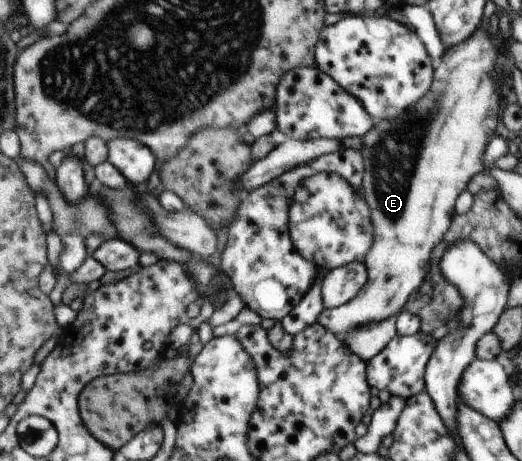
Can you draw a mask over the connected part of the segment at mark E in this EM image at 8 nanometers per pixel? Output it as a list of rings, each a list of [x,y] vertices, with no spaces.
[[[486,27],[475,28],[474,32],[458,44],[455,44],[450,49],[446,49],[442,56],[437,61],[437,67],[435,68],[435,80],[428,89],[426,96],[420,98],[415,102],[410,109],[406,109],[403,113],[400,113],[398,117],[391,119],[384,119],[378,121],[375,127],[372,127],[367,133],[364,133],[361,138],[363,142],[361,155],[363,158],[363,175],[361,178],[361,192],[360,196],[367,202],[368,208],[371,210],[371,226],[374,228],[374,240],[372,246],[368,249],[366,258],[363,260],[363,265],[367,269],[367,282],[363,288],[359,290],[354,298],[350,301],[340,305],[334,309],[323,309],[323,312],[319,314],[317,323],[323,326],[329,333],[335,334],[336,337],[344,336],[346,333],[350,333],[352,329],[355,329],[360,325],[367,325],[370,321],[382,321],[386,317],[396,316],[400,313],[402,304],[406,304],[408,298],[412,297],[419,290],[419,286],[426,280],[426,276],[429,269],[430,253],[432,248],[442,240],[442,236],[445,236],[447,230],[450,228],[450,216],[454,212],[454,200],[456,196],[466,188],[468,180],[485,170],[483,163],[483,152],[485,146],[490,140],[490,136],[494,134],[494,128],[496,128],[496,116],[498,116],[498,86],[496,81],[500,81],[498,78],[498,72],[496,72],[496,78],[490,74],[496,64],[496,58],[498,58],[499,42],[496,42],[496,37],[492,33],[486,31]]]

